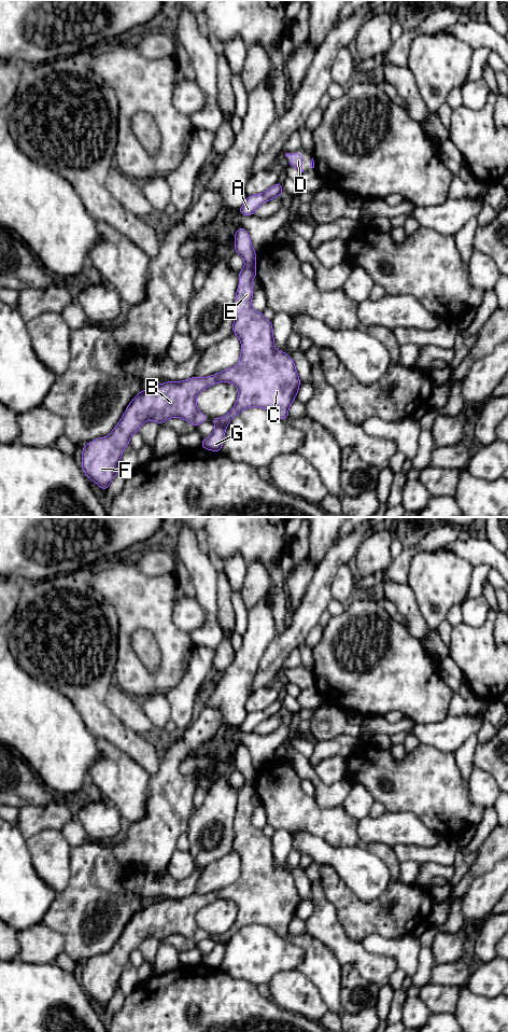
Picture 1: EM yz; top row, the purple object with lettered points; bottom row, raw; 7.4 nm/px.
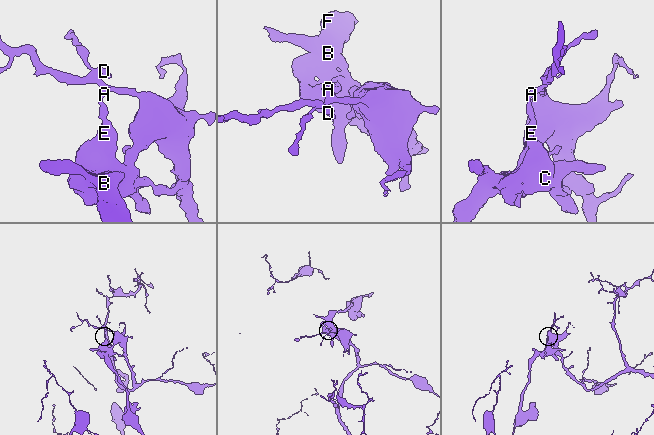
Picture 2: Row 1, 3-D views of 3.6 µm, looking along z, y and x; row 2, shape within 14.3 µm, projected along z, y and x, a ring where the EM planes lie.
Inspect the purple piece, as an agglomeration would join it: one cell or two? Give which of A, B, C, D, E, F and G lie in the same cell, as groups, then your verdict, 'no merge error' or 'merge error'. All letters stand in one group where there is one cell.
A D G / B C E F | merge error

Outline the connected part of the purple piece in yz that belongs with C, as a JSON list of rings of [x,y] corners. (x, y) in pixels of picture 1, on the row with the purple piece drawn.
[[[245,265],[238,276],[239,287],[234,303],[232,325],[232,333],[241,341],[241,354],[238,364],[212,376],[194,376],[183,381],[167,381],[138,393],[108,436],[99,437],[83,446],[82,470],[88,479],[95,482],[102,490],[107,490],[115,475],[121,471],[119,461],[123,451],[129,444],[131,435],[139,432],[145,421],[154,420],[161,424],[170,418],[179,417],[193,423],[196,428],[204,422],[206,415],[197,408],[196,398],[201,391],[216,382],[234,383],[238,388],[238,399],[227,415],[211,419],[215,426],[227,427],[238,414],[250,407],[268,409],[281,420],[288,417],[288,408],[296,399],[300,386],[294,360],[287,353],[276,349],[272,322],[251,305],[254,293],[252,280],[256,277],[256,265]]]

